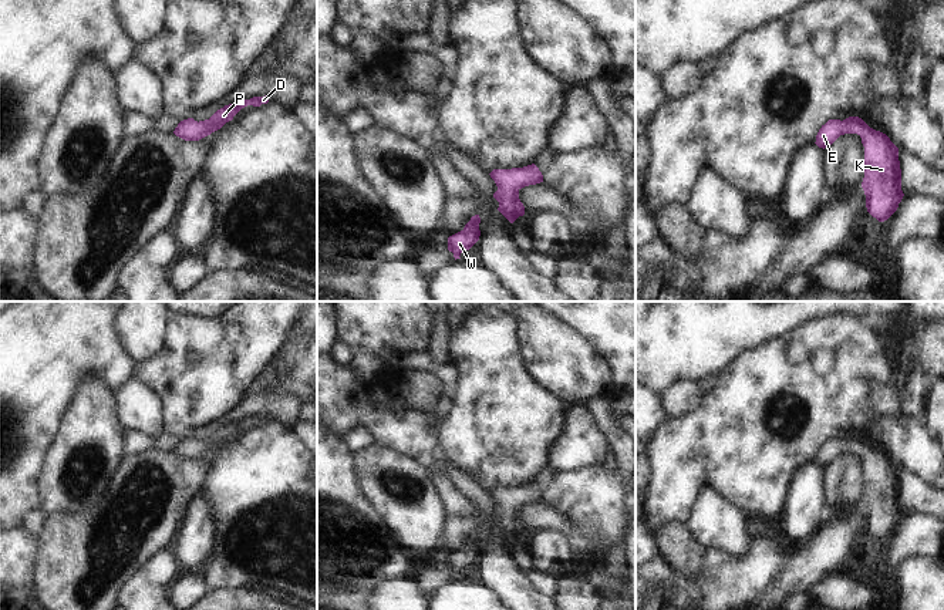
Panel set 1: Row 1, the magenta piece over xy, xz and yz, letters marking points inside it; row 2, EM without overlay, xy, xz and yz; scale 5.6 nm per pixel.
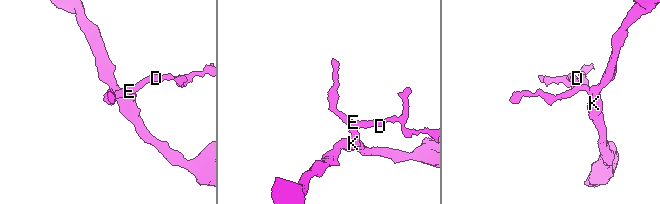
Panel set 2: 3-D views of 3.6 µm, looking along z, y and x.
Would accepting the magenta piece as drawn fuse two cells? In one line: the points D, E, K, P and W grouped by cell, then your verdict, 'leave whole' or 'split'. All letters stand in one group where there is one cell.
D E K P W | leave whole

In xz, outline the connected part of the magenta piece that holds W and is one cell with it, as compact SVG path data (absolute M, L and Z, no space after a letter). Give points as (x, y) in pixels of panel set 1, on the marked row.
M475 215L461 232L448 237L448 250L454 253L455 260L479 240L479 223L481 218Z

